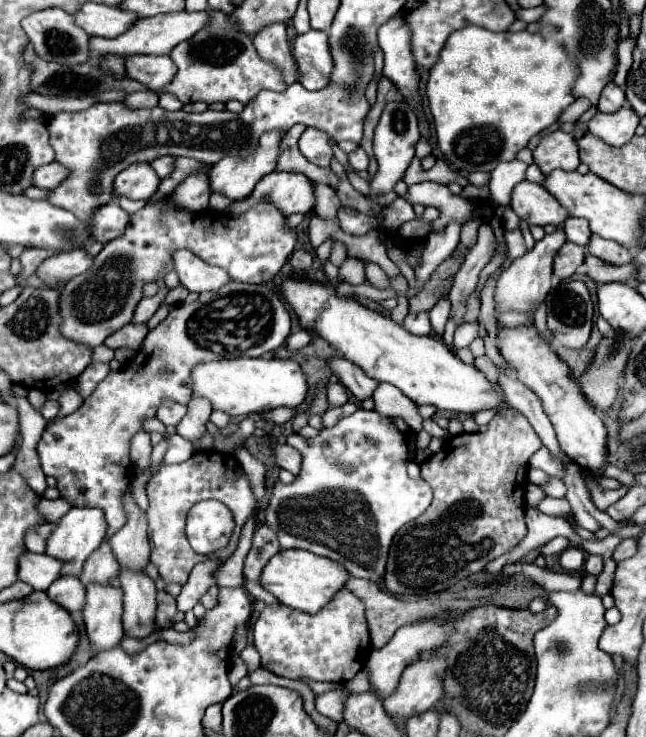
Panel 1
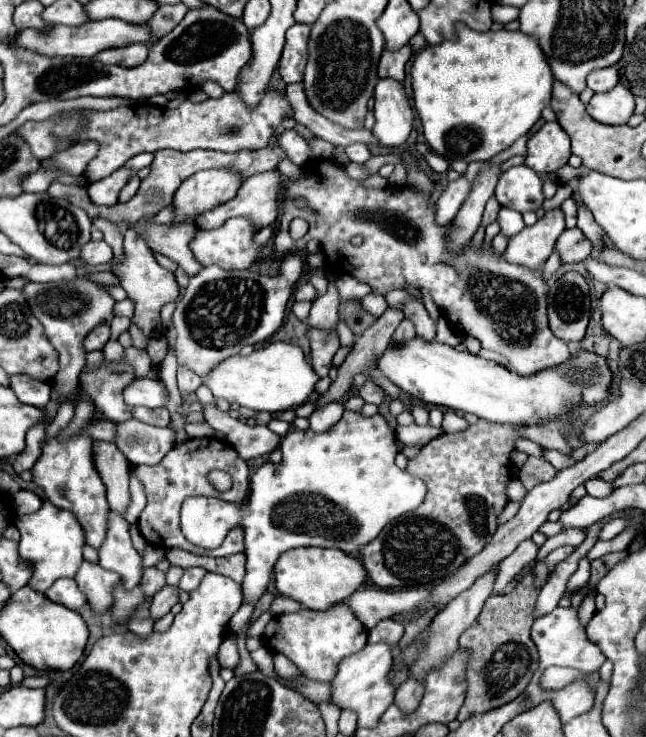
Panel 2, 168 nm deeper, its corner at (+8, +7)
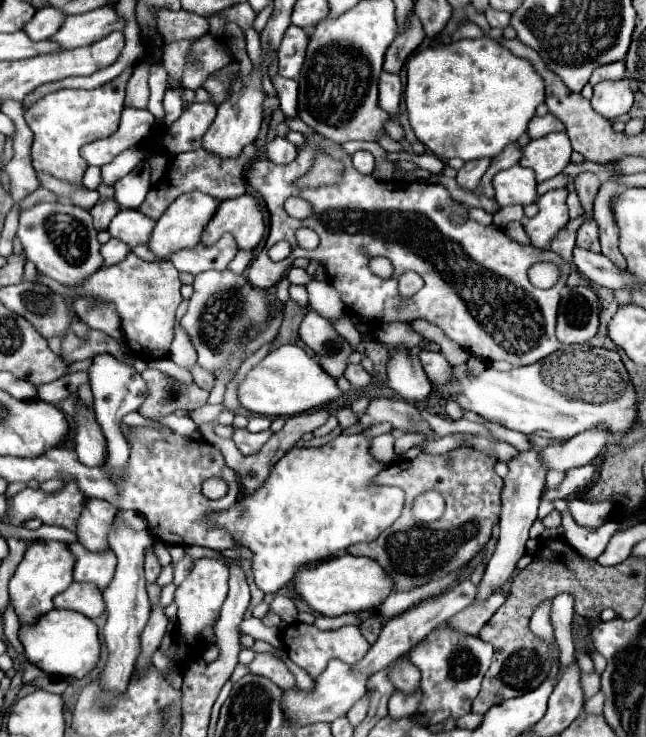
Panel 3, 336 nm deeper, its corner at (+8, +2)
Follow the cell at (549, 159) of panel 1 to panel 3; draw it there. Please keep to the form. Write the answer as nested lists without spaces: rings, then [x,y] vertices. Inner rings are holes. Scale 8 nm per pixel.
[[[554,132],[540,140],[530,140],[524,148],[520,164],[536,172],[536,180],[544,182],[560,174],[570,162],[572,146],[566,132]]]

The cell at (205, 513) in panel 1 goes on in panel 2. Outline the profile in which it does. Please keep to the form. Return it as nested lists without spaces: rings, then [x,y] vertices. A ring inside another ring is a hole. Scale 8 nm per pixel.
[[[344,411],[342,419],[328,431],[288,431],[280,443],[282,463],[264,463],[250,483],[250,497],[244,505],[216,497],[188,497],[180,513],[184,537],[204,549],[214,549],[226,533],[240,525],[246,541],[246,577],[242,583],[244,603],[232,615],[228,629],[238,633],[250,619],[254,605],[266,591],[272,567],[282,551],[294,547],[328,547],[356,555],[394,517],[416,509],[426,495],[426,485],[396,467],[396,431],[376,413],[364,417],[358,411]]]

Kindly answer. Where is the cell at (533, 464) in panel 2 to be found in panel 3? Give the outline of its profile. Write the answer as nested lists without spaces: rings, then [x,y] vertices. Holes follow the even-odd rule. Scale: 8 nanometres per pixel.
[[[536,450],[518,452],[518,456],[514,456],[508,462],[508,474],[504,478],[504,488],[502,488],[502,512],[500,512],[498,546],[496,546],[492,558],[488,560],[486,572],[480,580],[480,584],[478,584],[476,600],[484,600],[486,596],[500,590],[508,582],[512,572],[516,570],[516,562],[526,554],[528,532],[530,532],[534,520],[538,518],[536,514],[538,514],[540,496],[542,496],[542,490],[544,490],[544,478],[546,478],[546,470],[544,470],[544,464],[542,464]]]

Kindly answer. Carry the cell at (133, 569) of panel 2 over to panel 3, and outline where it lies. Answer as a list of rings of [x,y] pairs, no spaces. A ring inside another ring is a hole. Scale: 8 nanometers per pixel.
[[[86,498],[86,504],[76,522],[78,542],[90,552],[102,552],[108,548],[106,536],[112,528],[116,508],[106,500]]]

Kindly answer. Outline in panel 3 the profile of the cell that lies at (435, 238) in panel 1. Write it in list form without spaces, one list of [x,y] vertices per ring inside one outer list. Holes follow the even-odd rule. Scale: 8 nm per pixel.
[[[480,158],[480,160],[466,162],[456,176],[458,184],[466,190],[474,190],[480,184],[480,178],[484,176],[484,172],[488,170],[488,164],[490,164],[490,158]]]

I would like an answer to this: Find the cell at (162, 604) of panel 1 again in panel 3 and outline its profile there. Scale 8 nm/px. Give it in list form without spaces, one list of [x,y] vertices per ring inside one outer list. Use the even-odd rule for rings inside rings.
[[[146,552],[146,562],[144,562],[144,570],[146,570],[146,582],[154,582],[156,578],[158,578],[158,574],[160,574],[160,562],[158,562],[158,558],[156,558],[156,554],[154,552]]]

